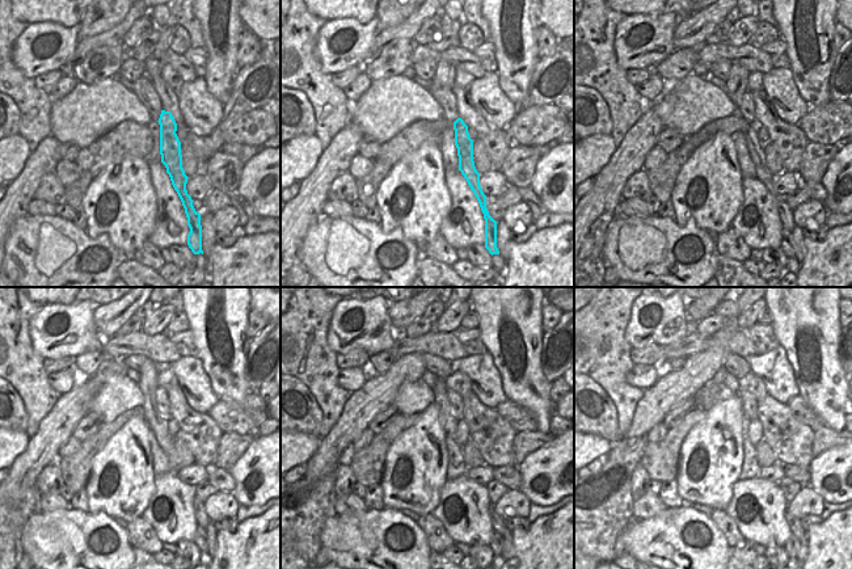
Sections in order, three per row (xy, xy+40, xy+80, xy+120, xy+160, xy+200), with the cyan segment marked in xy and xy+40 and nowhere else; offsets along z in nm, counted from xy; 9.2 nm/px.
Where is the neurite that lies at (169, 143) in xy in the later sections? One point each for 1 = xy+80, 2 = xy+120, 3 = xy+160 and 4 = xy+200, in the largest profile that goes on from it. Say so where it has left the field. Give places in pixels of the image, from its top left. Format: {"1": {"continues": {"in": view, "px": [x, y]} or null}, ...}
{"1": {"continues": {"in": "xy+80", "px": [755, 150]}}, "2": {"continues": {"in": "xy+120", "px": [167, 442]}}, "3": {"continues": {"in": "xy+160", "px": [496, 544]}}, "4": {"continues": {"in": "xy+200", "px": [792, 546]}}}

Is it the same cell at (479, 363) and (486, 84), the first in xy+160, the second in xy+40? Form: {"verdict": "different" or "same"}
{"verdict": "same"}

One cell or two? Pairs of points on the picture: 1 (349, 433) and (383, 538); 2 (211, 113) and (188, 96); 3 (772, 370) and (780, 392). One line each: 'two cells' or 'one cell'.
1: two cells
2: one cell
3: one cell

